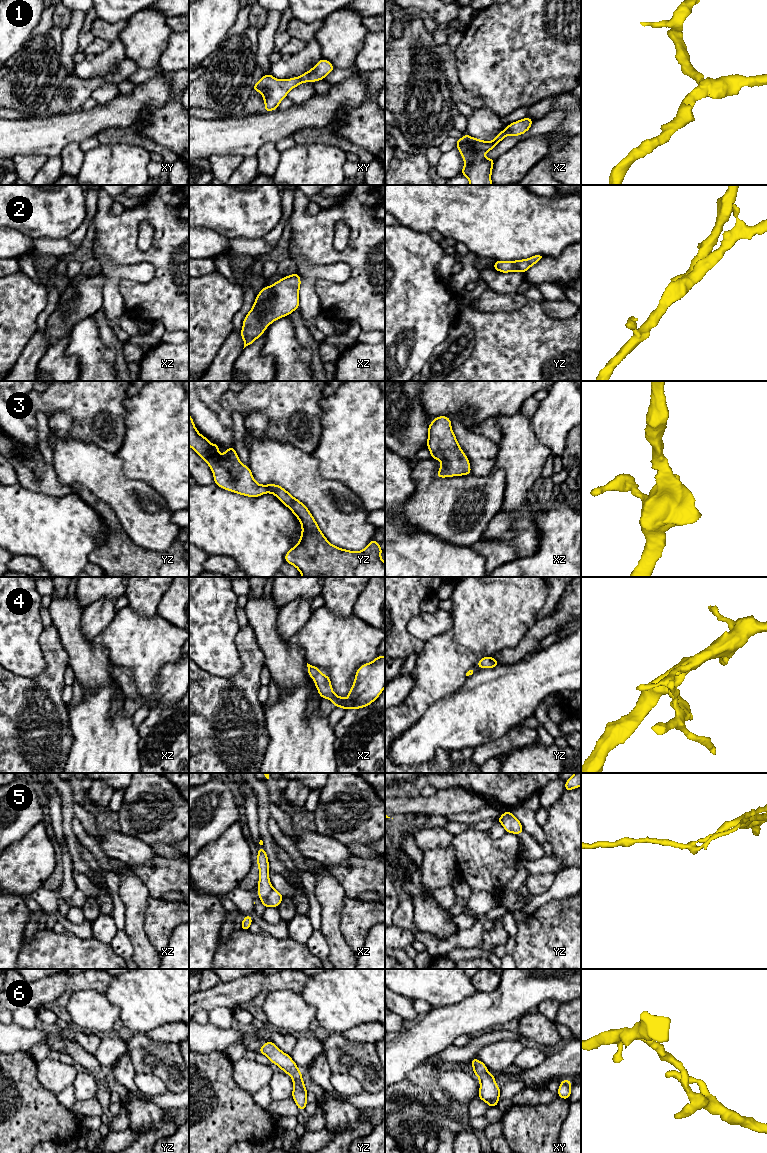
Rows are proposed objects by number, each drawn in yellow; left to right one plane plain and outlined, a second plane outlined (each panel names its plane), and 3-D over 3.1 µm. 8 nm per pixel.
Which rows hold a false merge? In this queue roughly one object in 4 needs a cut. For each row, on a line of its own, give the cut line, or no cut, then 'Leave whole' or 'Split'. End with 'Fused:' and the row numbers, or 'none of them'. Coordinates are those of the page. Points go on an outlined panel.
1: No split. Leave whole
2: No split. Leave whole
3: No split. Leave whole
4: No split. Leave whole
5: Split along xz (273, 888), (261, 901). Split
6: No split. Leave whole
Fused: 5

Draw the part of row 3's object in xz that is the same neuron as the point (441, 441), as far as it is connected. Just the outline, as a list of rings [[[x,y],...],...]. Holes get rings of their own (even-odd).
[[[442,415],[432,420],[428,427],[427,447],[431,457],[441,461],[437,477],[471,474],[470,462],[459,446],[451,428],[451,420]]]

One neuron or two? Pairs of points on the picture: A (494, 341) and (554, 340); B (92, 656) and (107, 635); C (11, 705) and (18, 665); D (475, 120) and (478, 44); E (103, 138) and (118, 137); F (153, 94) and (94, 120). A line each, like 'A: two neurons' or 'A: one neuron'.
A: one neuron
B: two neurons
C: two neurons
D: two neurons
E: one neuron
F: one neuron

